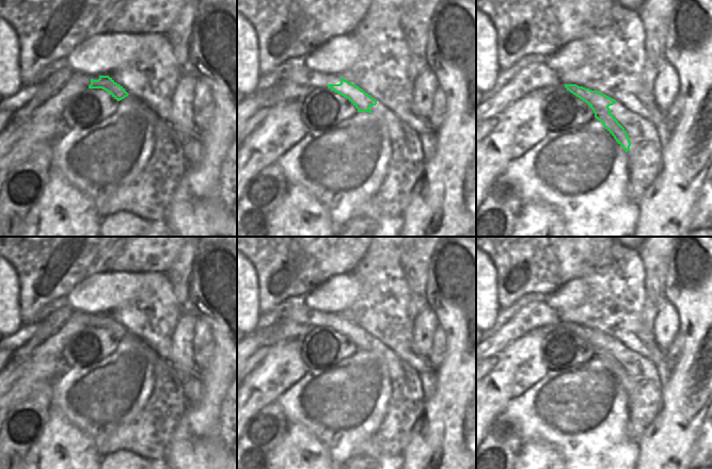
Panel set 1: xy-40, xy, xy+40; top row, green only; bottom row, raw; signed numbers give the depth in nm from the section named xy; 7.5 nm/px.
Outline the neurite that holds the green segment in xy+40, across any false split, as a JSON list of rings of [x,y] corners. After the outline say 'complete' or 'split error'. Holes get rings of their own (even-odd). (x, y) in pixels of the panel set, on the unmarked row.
[[[565,323],[565,326],[592,347],[595,356],[603,362],[626,391],[630,389],[630,376],[624,367],[611,353],[612,351],[608,346],[616,341],[615,338],[598,329],[591,329],[576,323]]]; complete

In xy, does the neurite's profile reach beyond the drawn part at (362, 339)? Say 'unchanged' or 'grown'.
unchanged

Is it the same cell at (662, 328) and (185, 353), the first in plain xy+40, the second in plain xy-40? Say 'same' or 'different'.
same

